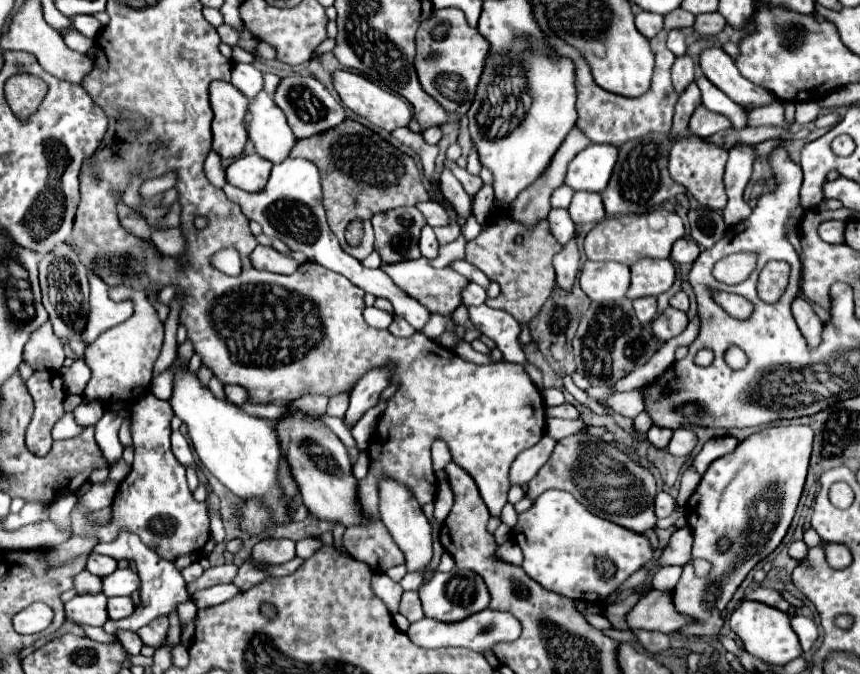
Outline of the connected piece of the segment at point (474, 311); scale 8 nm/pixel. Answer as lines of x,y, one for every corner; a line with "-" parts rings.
489,305
467,307
467,311
469,311
469,319
471,319
473,327
495,341
495,345
503,353
503,359
511,361
511,363
521,363
533,383
538,386
537,388
543,389
542,372
527,362
523,347
517,341
521,327
513,319
513,315
509,315
507,311
501,311
501,309
493,309

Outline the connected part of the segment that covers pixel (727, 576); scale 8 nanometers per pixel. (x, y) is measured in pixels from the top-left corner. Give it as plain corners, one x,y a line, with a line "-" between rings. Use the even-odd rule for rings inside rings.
809,425
769,427
769,429
763,429
759,433
749,435
747,439
743,439
737,445
735,451
719,457
717,461
713,461
709,465
699,487
695,489
695,493
691,495
691,499
685,505
685,519
687,519
687,525
689,525
693,539
695,539
693,541
693,557
709,561
711,571
705,577
697,577
693,567
683,567
683,575
681,575
679,583
675,585
671,597
673,597
673,605
675,605
677,613
693,617
695,623
681,627
679,633
683,633
683,635
705,635
705,637
717,637
719,635
719,631
723,627
721,613
727,607
727,603
731,601
733,593
737,591
741,581
747,577
747,573
761,559
765,559
769,553
773,553
773,549
783,541
783,537
791,525
791,519
795,515
797,503
799,503
801,493
803,493
811,449
813,449
813,429
-
721,537
729,539
729,543
731,543
727,547
727,551
719,551
719,547
717,547

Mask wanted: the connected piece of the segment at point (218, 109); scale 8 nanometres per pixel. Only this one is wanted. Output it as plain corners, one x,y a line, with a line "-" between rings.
213,81
209,87
211,107
213,107
213,151
223,159
235,159
243,153
247,143
245,115
249,109
249,99
225,81

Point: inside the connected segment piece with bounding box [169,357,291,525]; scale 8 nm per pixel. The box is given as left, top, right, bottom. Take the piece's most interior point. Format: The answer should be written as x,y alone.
242,451

